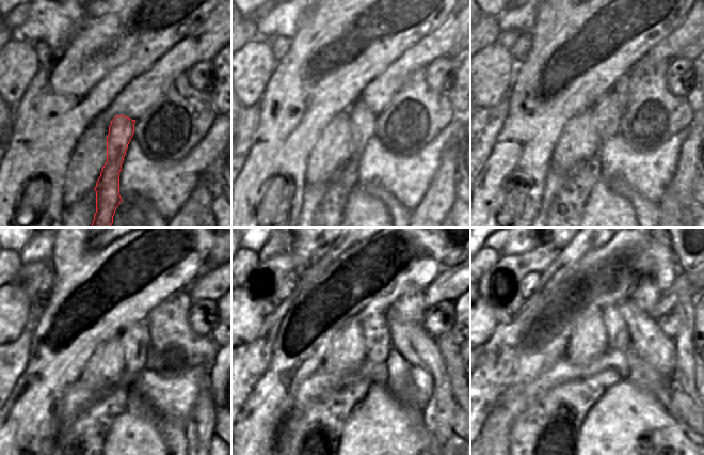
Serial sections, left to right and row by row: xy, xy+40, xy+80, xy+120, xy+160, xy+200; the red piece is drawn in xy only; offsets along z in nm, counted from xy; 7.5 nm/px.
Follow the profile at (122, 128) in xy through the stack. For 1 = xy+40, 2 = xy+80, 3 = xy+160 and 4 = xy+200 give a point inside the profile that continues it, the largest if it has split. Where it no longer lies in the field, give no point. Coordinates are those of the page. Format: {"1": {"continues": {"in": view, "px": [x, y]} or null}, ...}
{"1": {"continues": {"in": "xy+40", "px": [363, 120]}}, "2": {"continues": {"in": "xy+80", "px": [606, 114]}}, "3": {"continues": {"in": "xy+160", "px": [376, 330]}}, "4": {"continues": {"in": "xy+200", "px": [619, 339]}}}

